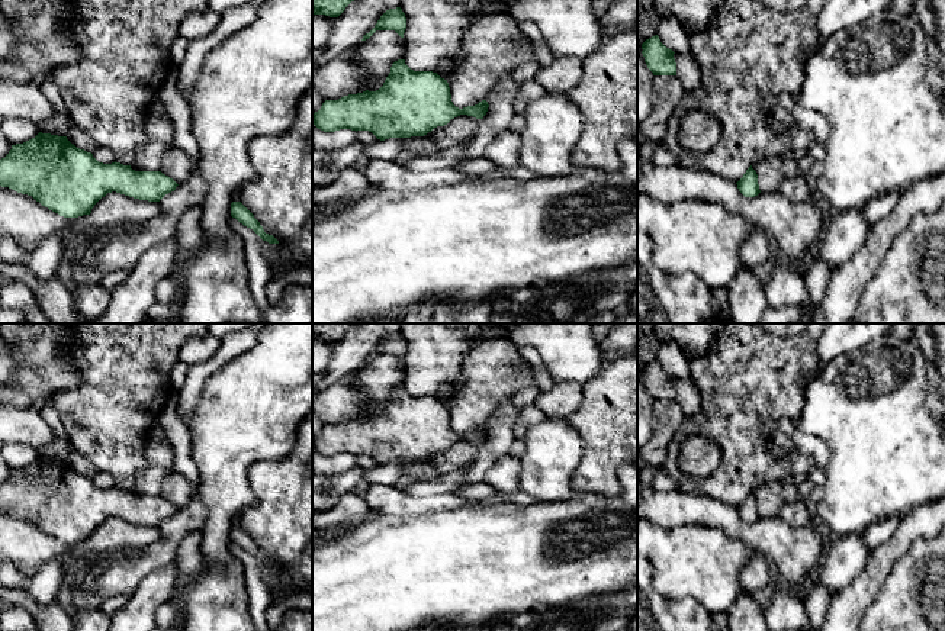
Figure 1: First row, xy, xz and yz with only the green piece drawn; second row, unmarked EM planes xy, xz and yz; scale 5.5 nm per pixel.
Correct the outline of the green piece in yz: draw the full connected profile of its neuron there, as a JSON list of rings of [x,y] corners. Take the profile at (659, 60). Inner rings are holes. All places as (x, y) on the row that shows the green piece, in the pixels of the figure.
[[[658,35],[646,39],[642,49],[645,62],[653,75],[676,75],[675,52],[666,48]]]

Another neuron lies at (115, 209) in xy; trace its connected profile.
[[[116,191],[107,193],[91,209],[91,213],[100,220],[100,228],[138,228],[158,212],[158,202],[139,200]]]

